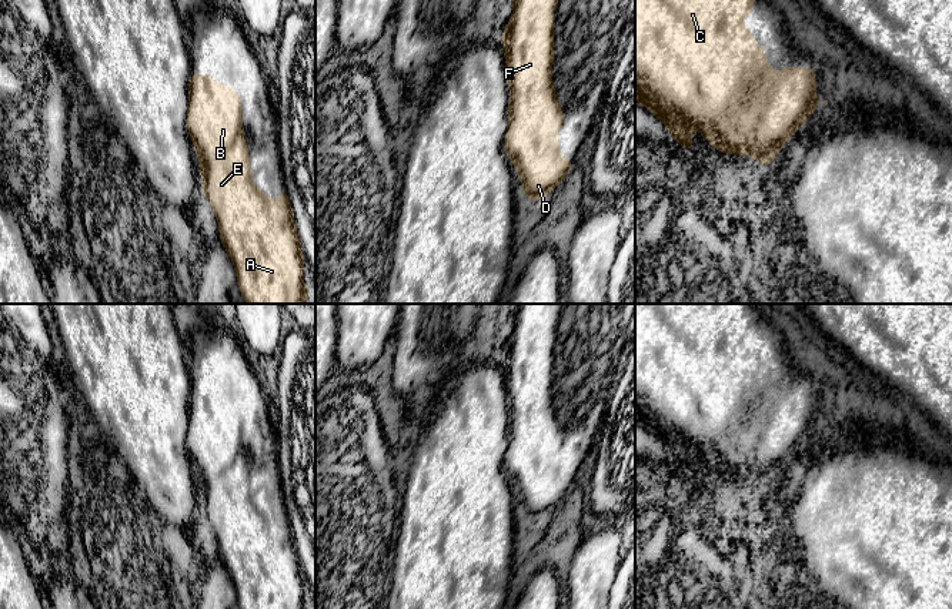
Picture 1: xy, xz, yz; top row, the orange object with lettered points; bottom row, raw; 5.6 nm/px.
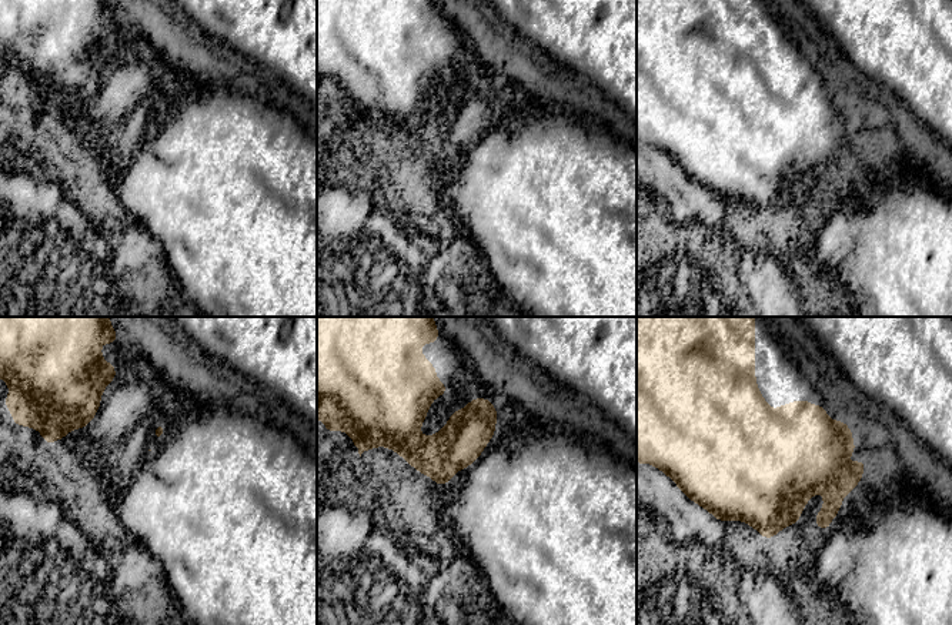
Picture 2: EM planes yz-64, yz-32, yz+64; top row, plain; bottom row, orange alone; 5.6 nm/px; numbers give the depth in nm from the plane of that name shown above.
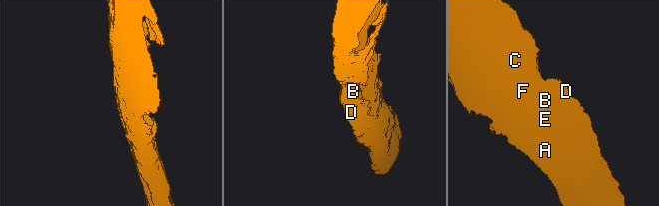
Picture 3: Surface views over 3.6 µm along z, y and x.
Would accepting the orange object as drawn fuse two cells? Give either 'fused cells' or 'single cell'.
single cell

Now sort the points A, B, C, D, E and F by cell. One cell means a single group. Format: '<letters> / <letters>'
A B C D E F

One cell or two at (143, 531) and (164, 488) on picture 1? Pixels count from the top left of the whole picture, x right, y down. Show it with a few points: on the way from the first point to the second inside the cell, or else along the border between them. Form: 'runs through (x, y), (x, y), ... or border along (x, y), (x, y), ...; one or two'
border along (136, 481), (146, 502), (173, 534); two

